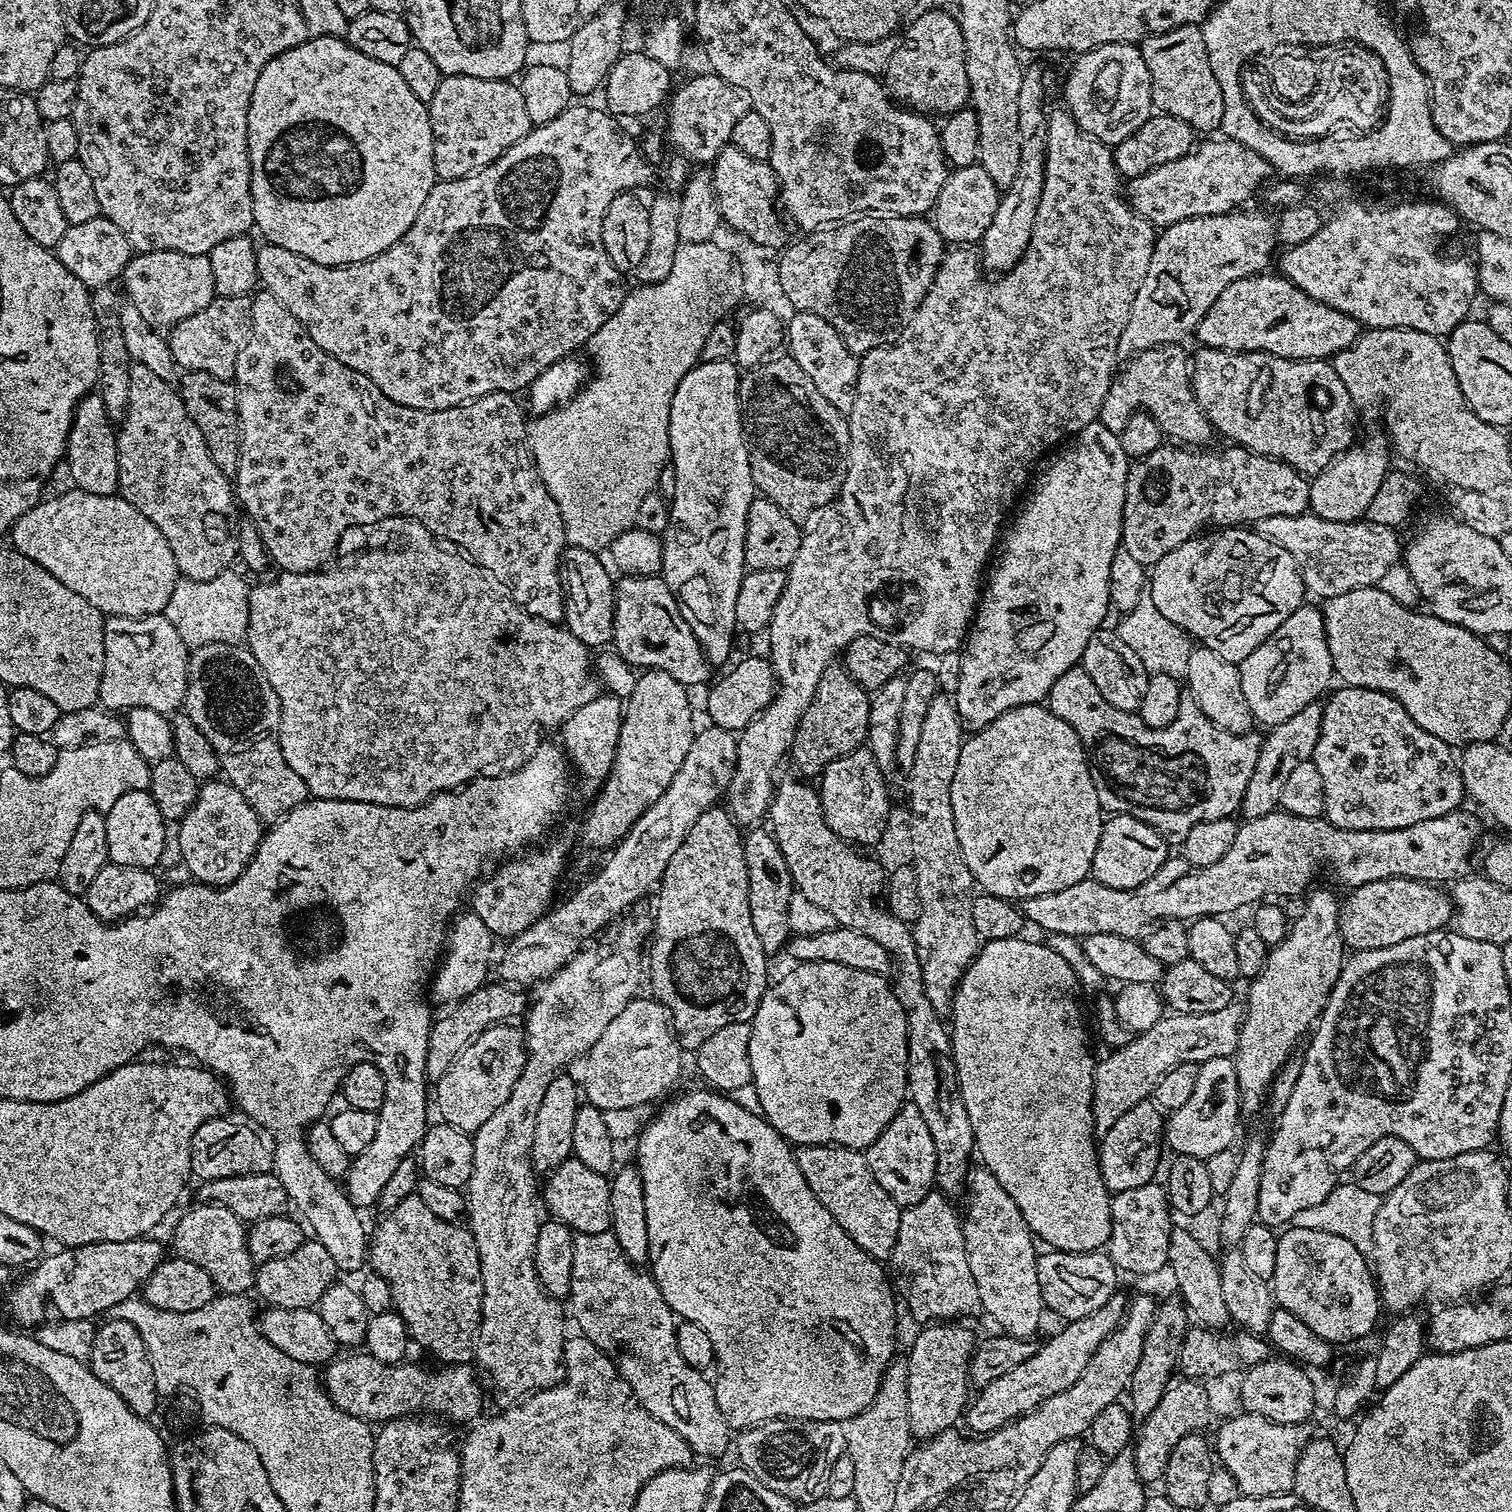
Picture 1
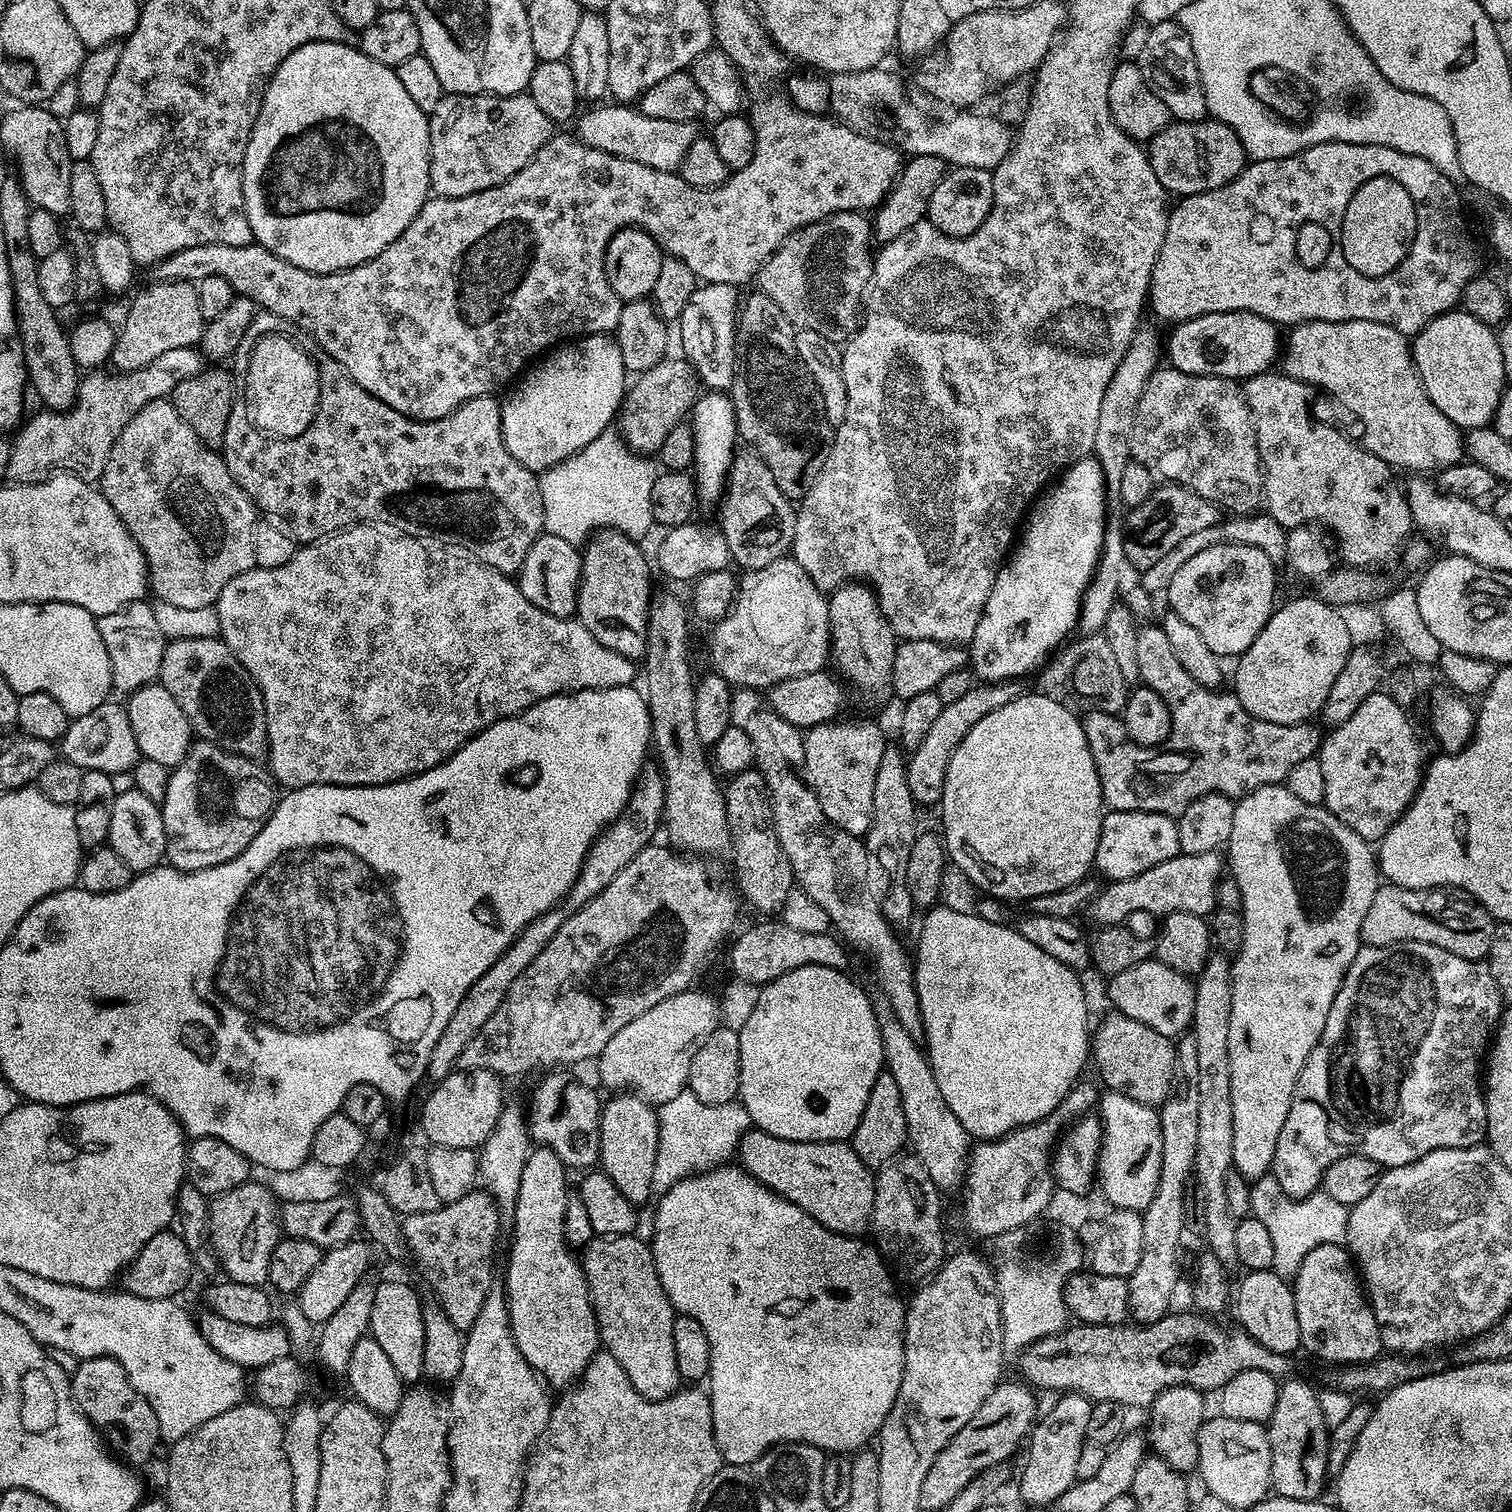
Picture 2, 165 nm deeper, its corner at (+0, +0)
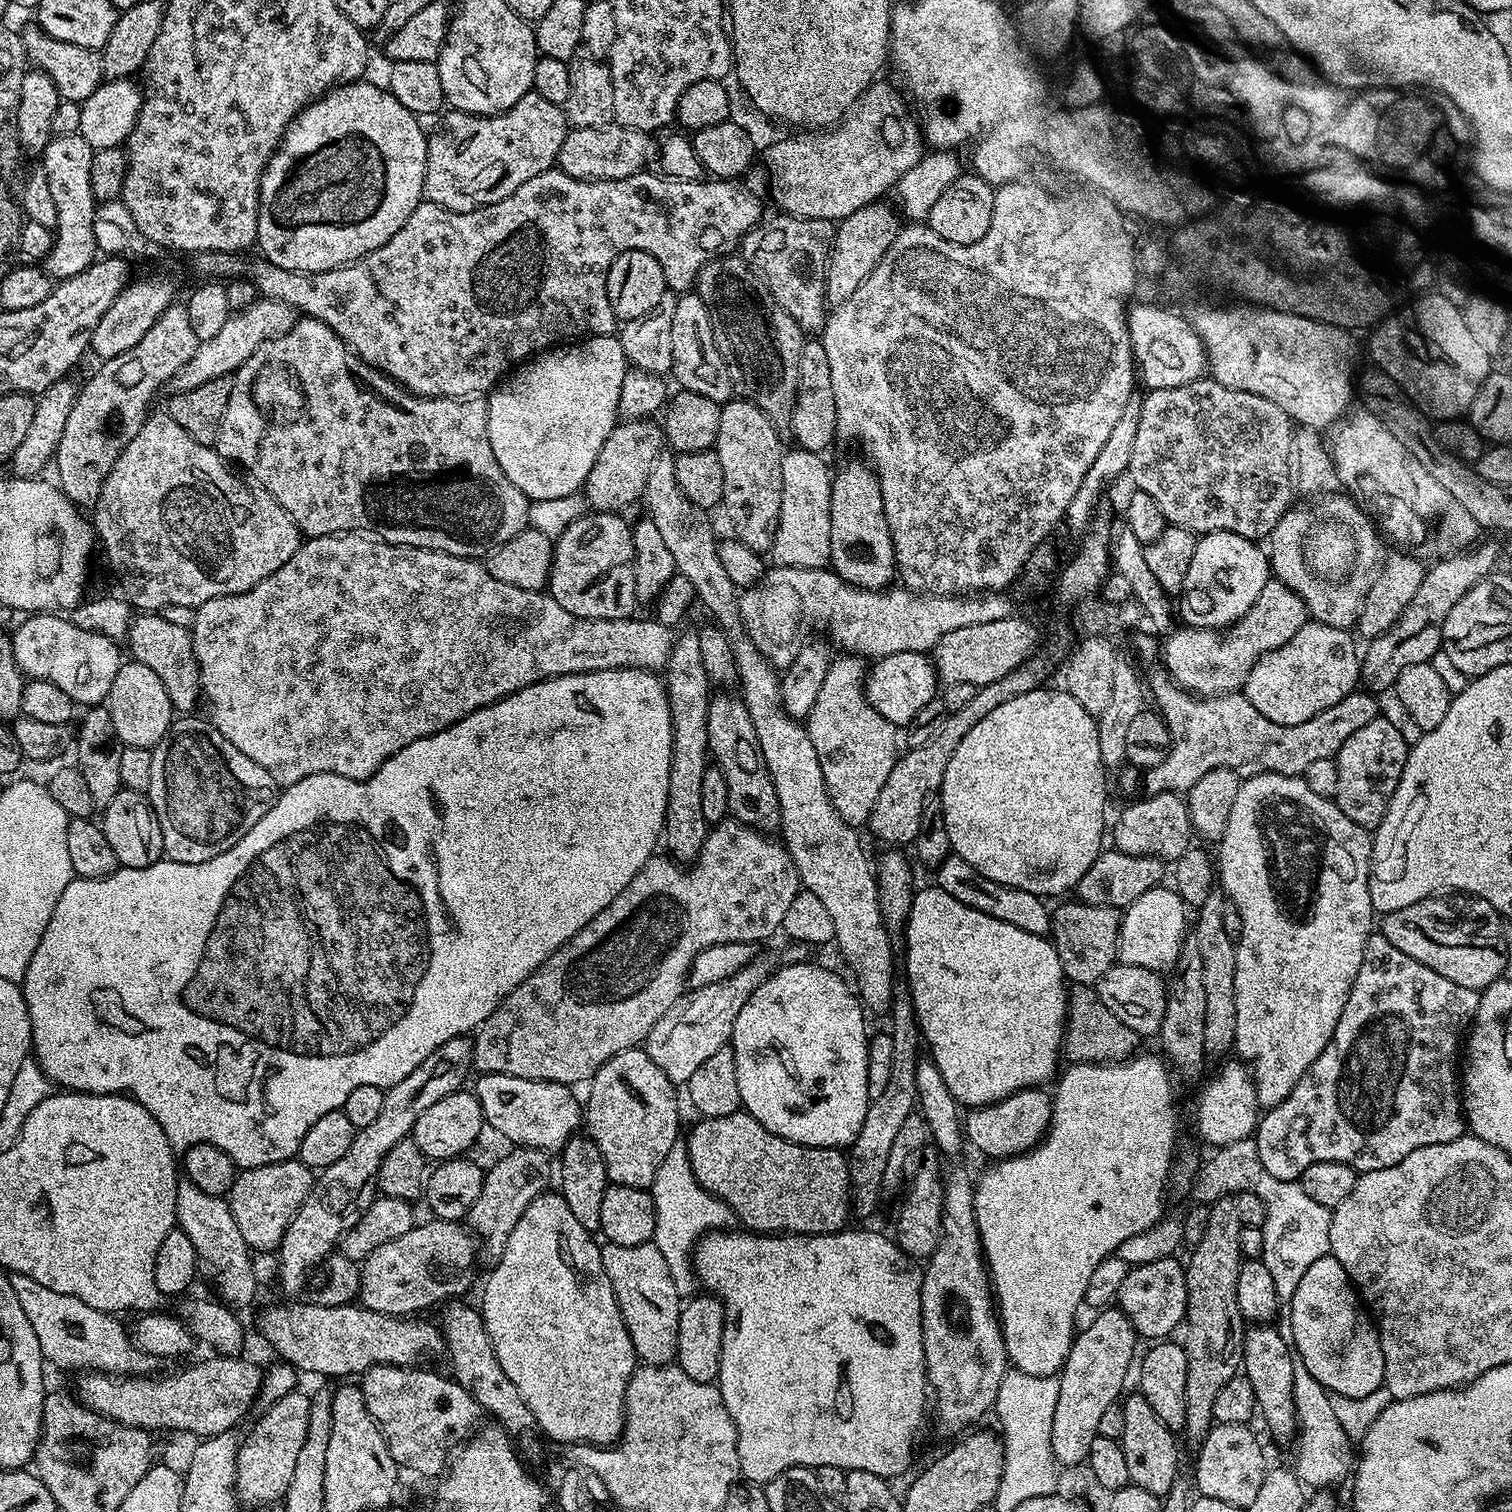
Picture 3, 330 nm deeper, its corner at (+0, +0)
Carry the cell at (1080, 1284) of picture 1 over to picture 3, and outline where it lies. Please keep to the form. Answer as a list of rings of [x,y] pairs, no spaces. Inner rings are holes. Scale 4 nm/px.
[[[1175,1255],[1162,1258],[1158,1262],[1146,1262],[1129,1267],[1126,1278],[1122,1286],[1118,1286],[1115,1303],[1120,1311],[1126,1314],[1128,1321],[1132,1323],[1132,1329],[1135,1330],[1137,1337],[1148,1339],[1148,1342],[1160,1342],[1172,1331],[1179,1329],[1185,1323],[1188,1314],[1188,1295],[1186,1294],[1186,1274],[1184,1273],[1185,1265],[1176,1261]]]

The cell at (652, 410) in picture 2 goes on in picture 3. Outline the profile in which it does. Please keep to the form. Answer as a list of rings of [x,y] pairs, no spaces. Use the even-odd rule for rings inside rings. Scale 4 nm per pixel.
[[[621,421],[612,428],[582,489],[585,501],[593,511],[617,513],[643,497],[650,470],[664,446],[663,431],[649,430],[648,426],[641,421]]]

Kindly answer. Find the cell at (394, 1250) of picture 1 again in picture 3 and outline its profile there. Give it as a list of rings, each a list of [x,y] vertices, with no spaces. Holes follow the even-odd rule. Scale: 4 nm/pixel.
[[[513,1147],[496,1165],[485,1171],[482,1182],[482,1194],[474,1206],[470,1206],[466,1217],[469,1229],[478,1237],[482,1245],[482,1252],[489,1256],[489,1261],[495,1262],[500,1259],[502,1250],[506,1250],[506,1242],[518,1218],[549,1187],[548,1175],[553,1175],[554,1168],[548,1165],[549,1153],[542,1152],[538,1148]]]

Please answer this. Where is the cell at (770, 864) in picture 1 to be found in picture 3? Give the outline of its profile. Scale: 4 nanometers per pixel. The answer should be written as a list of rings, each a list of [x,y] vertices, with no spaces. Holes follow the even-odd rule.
[[[728,690],[717,692],[720,693],[717,696],[715,693],[708,702],[708,750],[715,767],[720,768],[726,778],[726,790],[730,790],[728,811],[731,819],[740,820],[765,834],[775,833],[780,827],[778,794],[774,790],[774,778],[770,778],[766,758],[762,758],[762,746],[750,718],[750,710],[746,710],[739,695],[731,696]]]

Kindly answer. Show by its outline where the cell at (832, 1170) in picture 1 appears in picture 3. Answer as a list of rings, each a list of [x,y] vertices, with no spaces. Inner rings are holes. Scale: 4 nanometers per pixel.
[[[738,1111],[734,1114],[726,1114],[722,1118],[700,1118],[697,1124],[688,1132],[686,1143],[688,1146],[688,1157],[690,1166],[694,1170],[694,1178],[706,1191],[717,1196],[718,1199],[726,1201],[728,1208],[732,1211],[737,1221],[741,1220],[743,1227],[749,1232],[761,1234],[799,1234],[801,1236],[824,1236],[827,1232],[839,1232],[845,1227],[850,1216],[850,1205],[852,1204],[852,1183],[848,1173],[848,1156],[839,1148],[811,1148],[805,1144],[795,1144],[762,1126],[752,1115],[746,1111]]]

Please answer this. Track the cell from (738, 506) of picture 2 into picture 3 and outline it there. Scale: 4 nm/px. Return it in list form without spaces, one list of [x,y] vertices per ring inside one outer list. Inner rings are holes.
[[[733,398],[721,407],[714,451],[722,462],[724,475],[722,509],[732,523],[731,535],[761,554],[772,547],[782,505],[784,452],[779,435],[768,415],[746,399]]]

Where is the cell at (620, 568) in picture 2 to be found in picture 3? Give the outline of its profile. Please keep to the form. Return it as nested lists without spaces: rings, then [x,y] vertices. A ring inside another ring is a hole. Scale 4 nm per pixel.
[[[589,511],[579,516],[562,535],[555,537],[552,554],[552,575],[548,577],[547,591],[558,602],[566,606],[570,614],[587,620],[626,620],[637,611],[634,594],[634,542],[632,524],[624,521],[623,515],[615,512]]]

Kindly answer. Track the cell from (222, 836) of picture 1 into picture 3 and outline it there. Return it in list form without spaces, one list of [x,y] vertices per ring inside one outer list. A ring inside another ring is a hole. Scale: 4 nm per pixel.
[[[177,719],[152,749],[146,799],[162,830],[164,856],[197,864],[233,848],[276,804],[278,785],[207,719]]]

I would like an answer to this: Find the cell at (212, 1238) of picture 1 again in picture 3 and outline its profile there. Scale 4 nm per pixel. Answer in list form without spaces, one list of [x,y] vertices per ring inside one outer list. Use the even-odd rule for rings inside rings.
[[[299,1158],[283,1160],[281,1164],[245,1168],[237,1175],[226,1199],[234,1221],[238,1224],[239,1233],[250,1249],[262,1252],[279,1249],[294,1214],[308,1197],[313,1183],[313,1169],[307,1168]]]

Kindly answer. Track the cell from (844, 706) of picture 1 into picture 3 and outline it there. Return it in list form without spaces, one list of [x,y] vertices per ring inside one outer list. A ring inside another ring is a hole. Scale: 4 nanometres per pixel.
[[[860,460],[846,461],[832,477],[830,568],[855,588],[887,589],[898,576],[896,551],[884,513],[880,477],[871,463]]]

